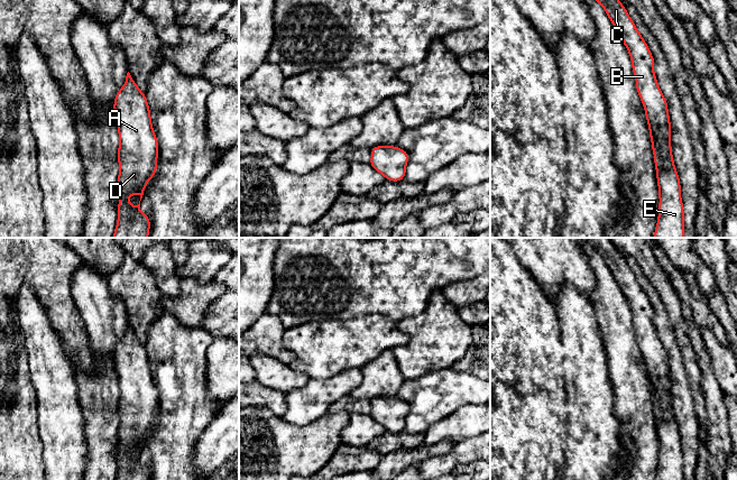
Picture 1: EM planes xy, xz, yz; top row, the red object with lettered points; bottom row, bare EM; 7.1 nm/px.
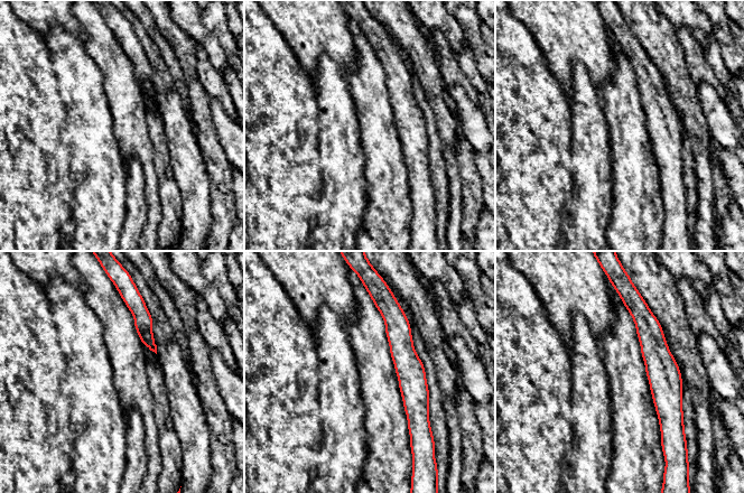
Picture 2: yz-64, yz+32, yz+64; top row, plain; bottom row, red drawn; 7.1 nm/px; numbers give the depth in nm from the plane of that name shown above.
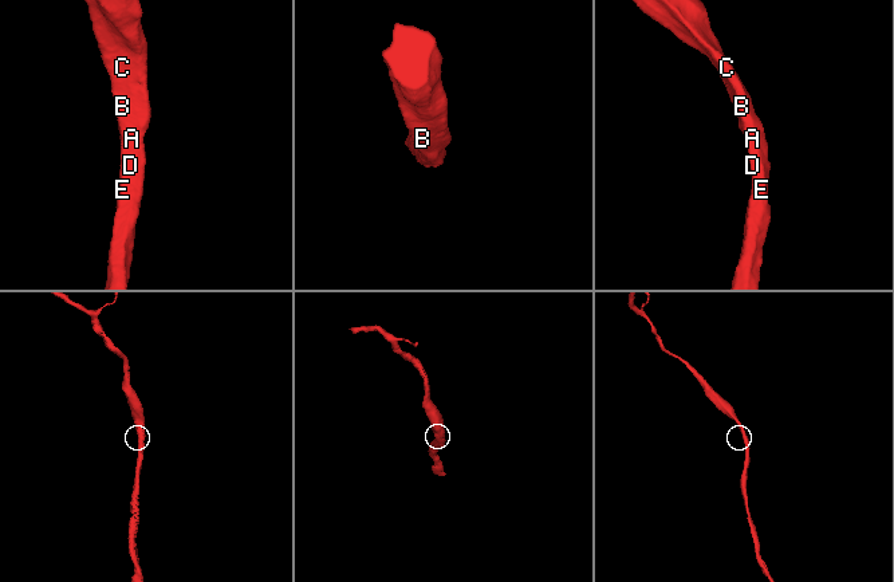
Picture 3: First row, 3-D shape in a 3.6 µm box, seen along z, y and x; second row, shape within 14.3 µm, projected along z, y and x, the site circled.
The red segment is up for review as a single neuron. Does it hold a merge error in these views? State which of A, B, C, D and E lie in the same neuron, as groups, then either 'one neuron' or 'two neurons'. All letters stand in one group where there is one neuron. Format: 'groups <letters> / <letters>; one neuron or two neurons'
groups A B C D E; one neuron

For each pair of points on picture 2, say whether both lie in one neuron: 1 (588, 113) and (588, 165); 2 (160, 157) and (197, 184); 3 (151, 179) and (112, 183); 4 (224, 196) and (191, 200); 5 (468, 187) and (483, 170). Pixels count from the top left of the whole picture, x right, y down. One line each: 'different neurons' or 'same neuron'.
1: same neuron
2: different neurons
3: different neurons
4: different neurons
5: different neurons

